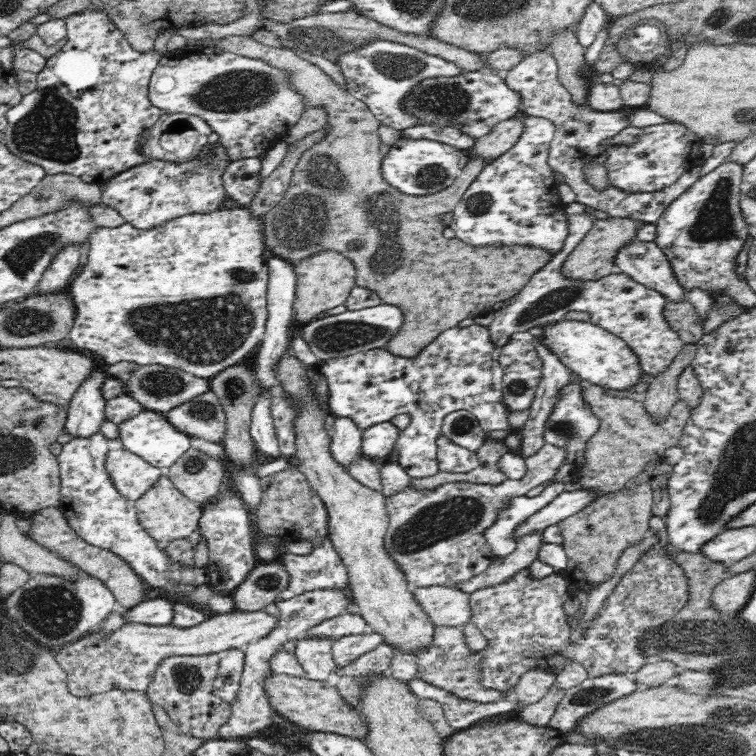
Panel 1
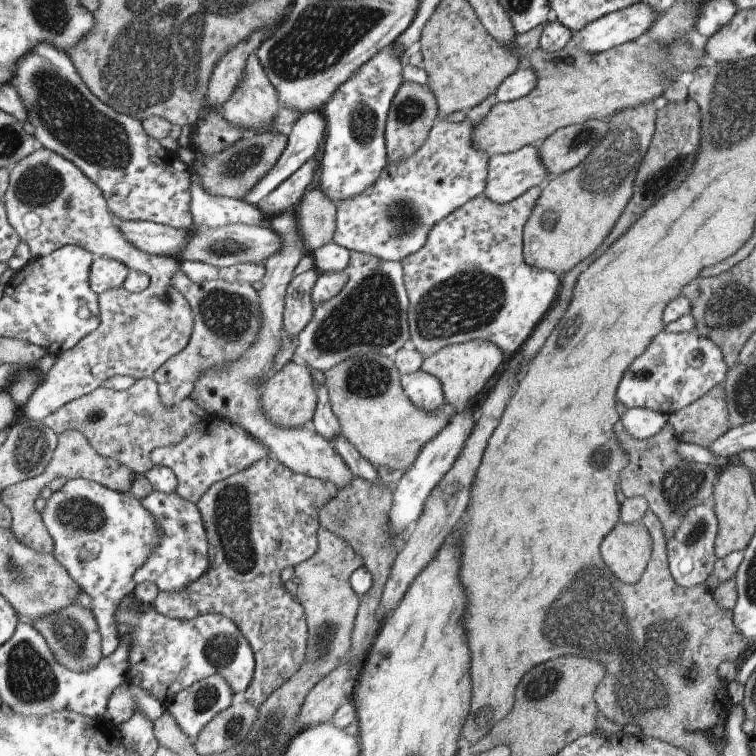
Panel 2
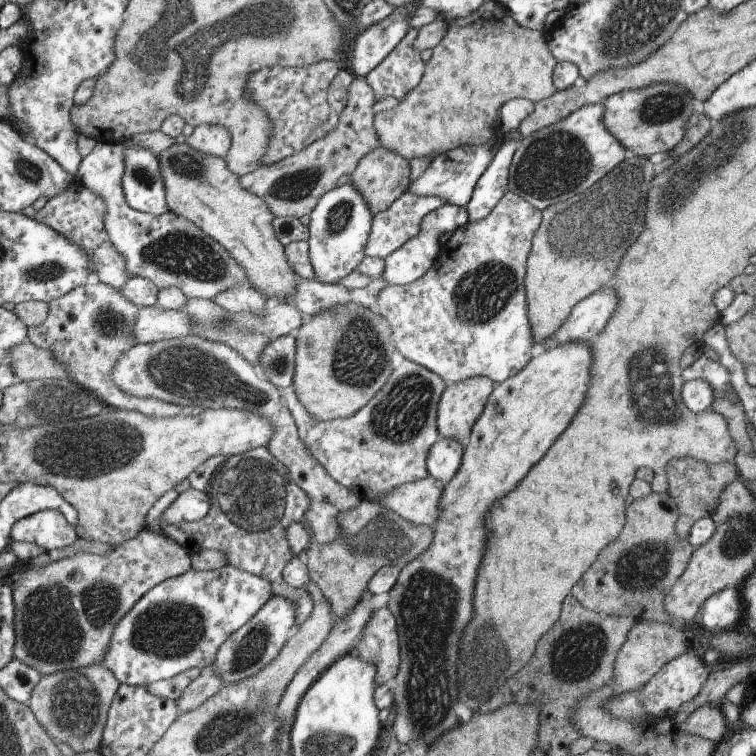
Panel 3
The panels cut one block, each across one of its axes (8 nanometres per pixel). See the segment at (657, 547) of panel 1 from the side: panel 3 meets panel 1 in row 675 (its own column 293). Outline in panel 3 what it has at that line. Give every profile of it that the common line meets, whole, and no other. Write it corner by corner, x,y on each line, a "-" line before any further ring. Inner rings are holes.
267,447
254,448
242,454
227,457
225,462
217,468
206,490
209,496
209,513
198,522
180,522
176,524
162,524
162,534
177,541
189,554
196,554
204,550
218,550
226,556
226,565
234,566
238,570
250,571
270,582
272,593
288,598
296,606
296,622
300,625
312,612
313,601
310,593
301,588
294,588
284,582
282,570
292,560
286,528
294,522
303,521
304,514
310,506
310,498
292,480
290,471
279,460
276,460

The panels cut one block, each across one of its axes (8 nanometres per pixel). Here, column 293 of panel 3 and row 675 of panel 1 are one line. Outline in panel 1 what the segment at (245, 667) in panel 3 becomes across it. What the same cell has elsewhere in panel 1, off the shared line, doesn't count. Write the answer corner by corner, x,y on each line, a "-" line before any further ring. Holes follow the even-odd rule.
606,673
596,678
588,677
578,686
565,691
565,695
558,702
555,712
552,712
549,717
550,727
559,729
564,734
573,733
573,729
581,724
580,720
584,720
584,716
596,712
598,708
602,708
602,706
606,706
614,700
641,690
643,687
634,678
636,678
634,673

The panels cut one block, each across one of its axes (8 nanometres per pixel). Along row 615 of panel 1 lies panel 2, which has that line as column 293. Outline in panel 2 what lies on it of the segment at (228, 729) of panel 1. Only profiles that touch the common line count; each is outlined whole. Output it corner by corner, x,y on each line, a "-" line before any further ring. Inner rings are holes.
313,267
288,283
283,308
283,328
292,338
297,338
312,318
311,292
318,278
320,272

